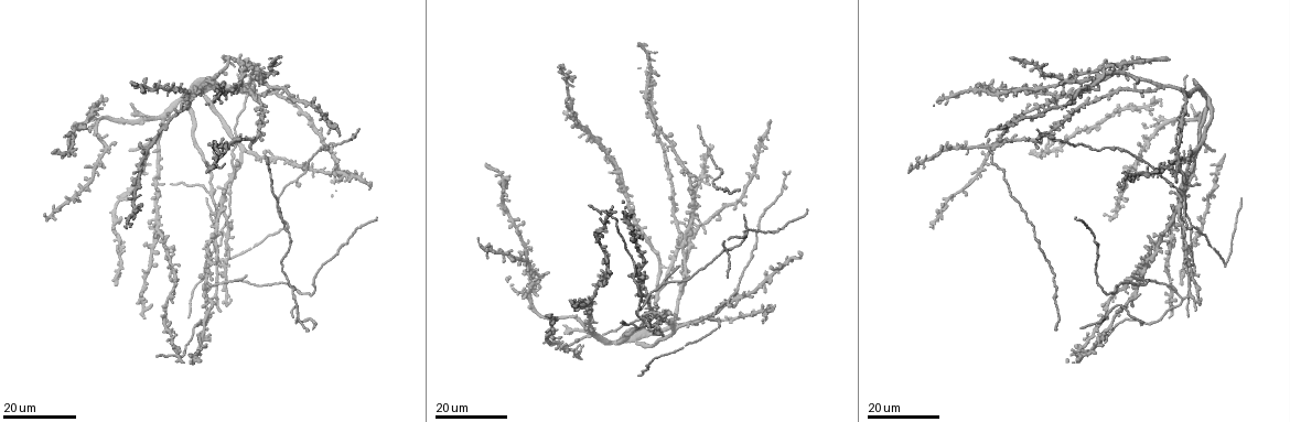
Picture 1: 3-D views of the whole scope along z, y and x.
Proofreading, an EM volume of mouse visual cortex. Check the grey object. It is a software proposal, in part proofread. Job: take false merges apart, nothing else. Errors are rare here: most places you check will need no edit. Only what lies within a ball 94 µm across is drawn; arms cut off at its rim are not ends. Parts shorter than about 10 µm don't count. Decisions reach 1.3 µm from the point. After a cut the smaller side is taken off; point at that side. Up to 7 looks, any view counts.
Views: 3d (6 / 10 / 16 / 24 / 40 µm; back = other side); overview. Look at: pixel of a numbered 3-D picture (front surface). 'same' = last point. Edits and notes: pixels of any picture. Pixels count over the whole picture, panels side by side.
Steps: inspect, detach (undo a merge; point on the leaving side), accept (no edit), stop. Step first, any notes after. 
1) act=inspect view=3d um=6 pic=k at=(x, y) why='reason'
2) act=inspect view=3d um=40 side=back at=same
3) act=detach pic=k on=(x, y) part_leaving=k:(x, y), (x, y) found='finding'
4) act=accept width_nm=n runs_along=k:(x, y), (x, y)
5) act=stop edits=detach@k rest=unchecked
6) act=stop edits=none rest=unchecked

act=inspect view=3d um=16 pic=1 at=(187, 95) why='four or more arms meet'

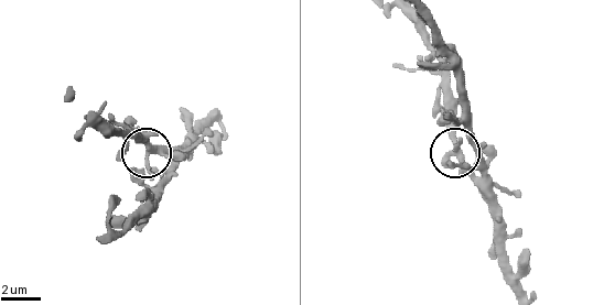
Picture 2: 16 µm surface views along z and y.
act=inspect view=3d um=10 pic=2 at=(147, 151)

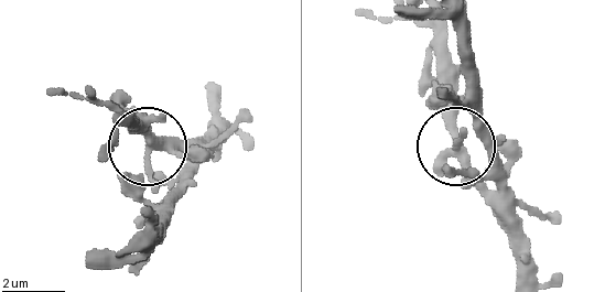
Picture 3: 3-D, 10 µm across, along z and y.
act=accept width_nm=270 found='all the same neuron'

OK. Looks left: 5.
act=inspect view=3d um=24 pic=1 at=(1165, 181)

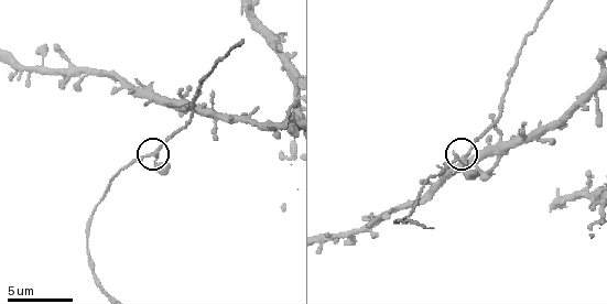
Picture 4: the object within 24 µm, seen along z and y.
act=inspect view=3d um=10 pic=4 at=(159, 150)

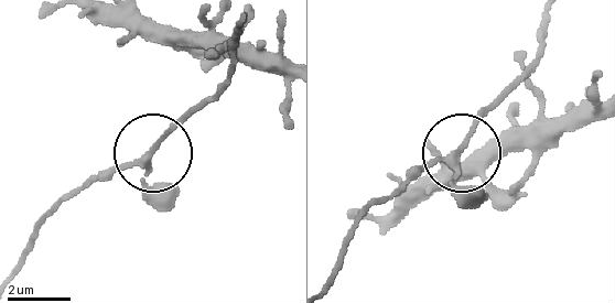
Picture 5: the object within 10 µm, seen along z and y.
act=accept width_nm=180 runs_along=5:(417, 208), (536, 114), (536, 61), (462, 150), (388, 197) found='continuous, no second neuron'

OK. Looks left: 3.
act=inspect view=3d um=6 pic=4 at=(190, 117) why='looks like a crossing'

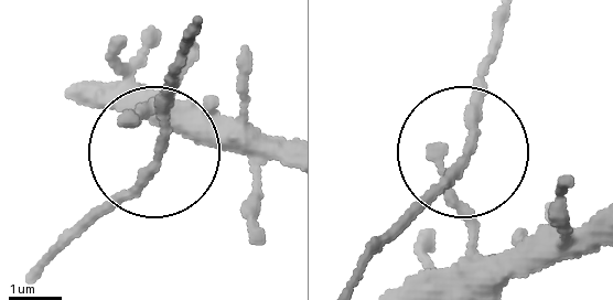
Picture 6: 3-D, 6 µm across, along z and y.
act=accept width_nm=150 found='one neuron here'

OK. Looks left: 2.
act=stop edits=none rest=unchecked

